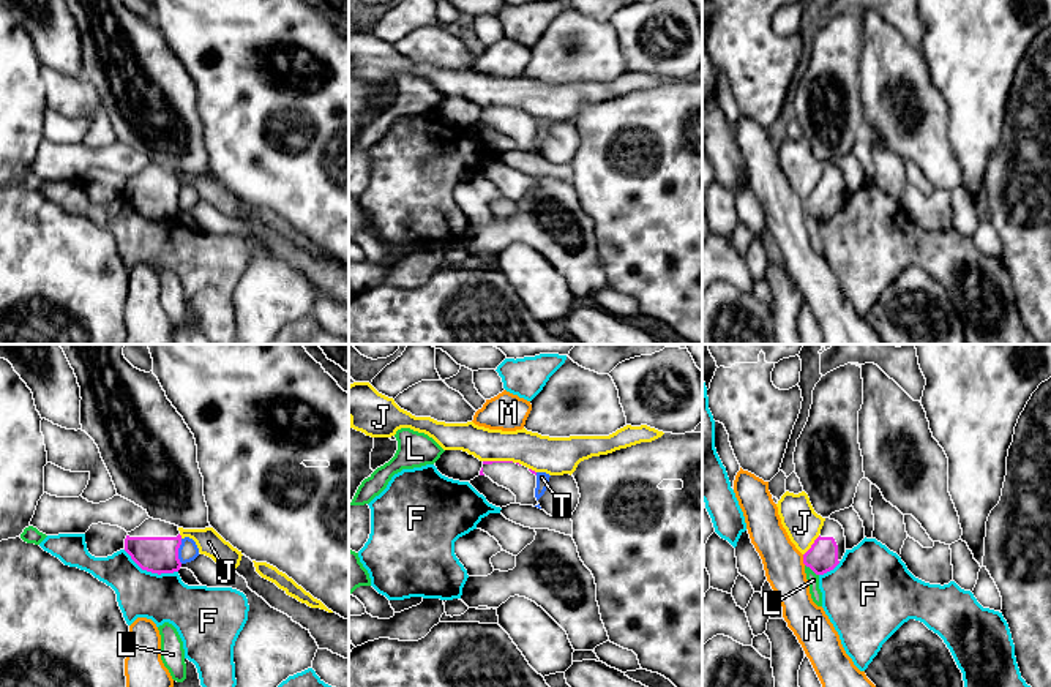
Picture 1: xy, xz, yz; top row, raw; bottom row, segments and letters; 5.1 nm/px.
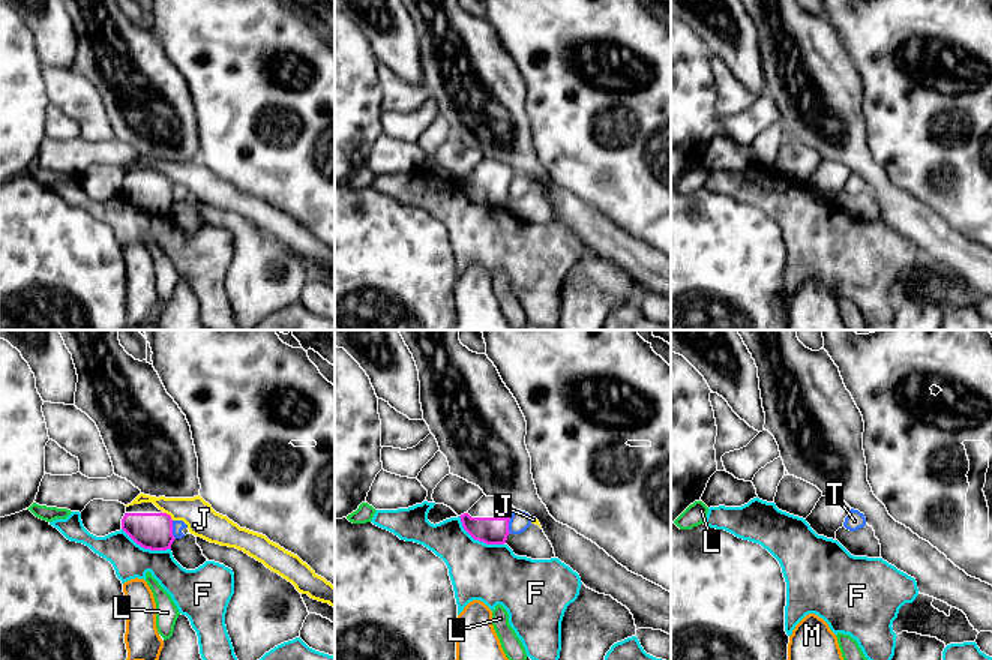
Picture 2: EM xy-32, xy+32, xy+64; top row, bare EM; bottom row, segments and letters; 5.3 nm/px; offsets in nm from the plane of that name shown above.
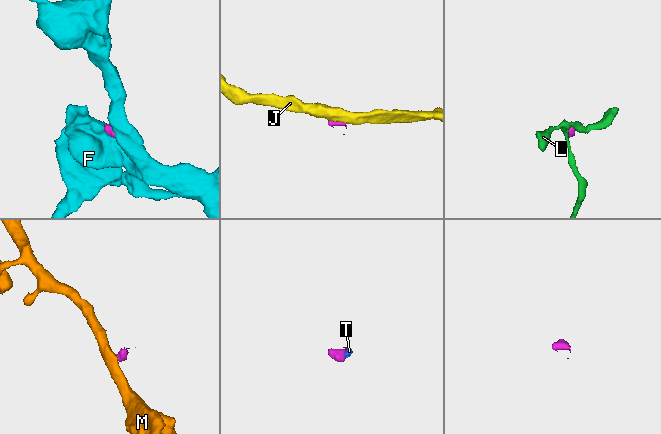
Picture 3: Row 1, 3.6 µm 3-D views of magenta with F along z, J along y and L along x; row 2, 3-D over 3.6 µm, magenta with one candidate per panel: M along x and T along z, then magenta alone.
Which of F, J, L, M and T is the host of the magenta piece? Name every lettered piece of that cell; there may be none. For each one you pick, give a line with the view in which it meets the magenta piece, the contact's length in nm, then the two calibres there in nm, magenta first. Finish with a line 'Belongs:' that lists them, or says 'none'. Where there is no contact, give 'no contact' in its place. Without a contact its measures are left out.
Belongs: none

